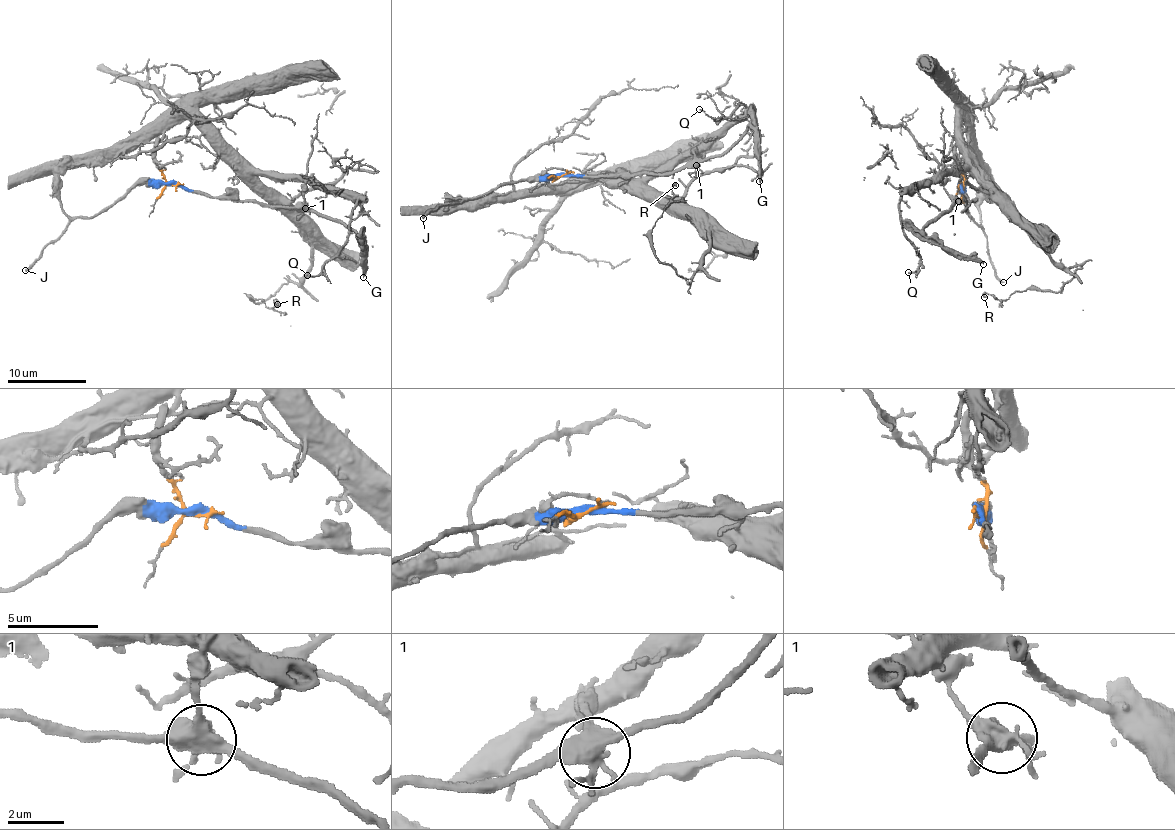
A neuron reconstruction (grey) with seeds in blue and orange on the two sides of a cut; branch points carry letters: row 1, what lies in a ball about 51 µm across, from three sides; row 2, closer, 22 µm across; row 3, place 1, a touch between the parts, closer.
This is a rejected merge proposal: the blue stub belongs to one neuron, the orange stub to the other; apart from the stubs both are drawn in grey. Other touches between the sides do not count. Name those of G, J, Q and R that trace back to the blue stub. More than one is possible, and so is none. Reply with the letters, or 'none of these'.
G, J

